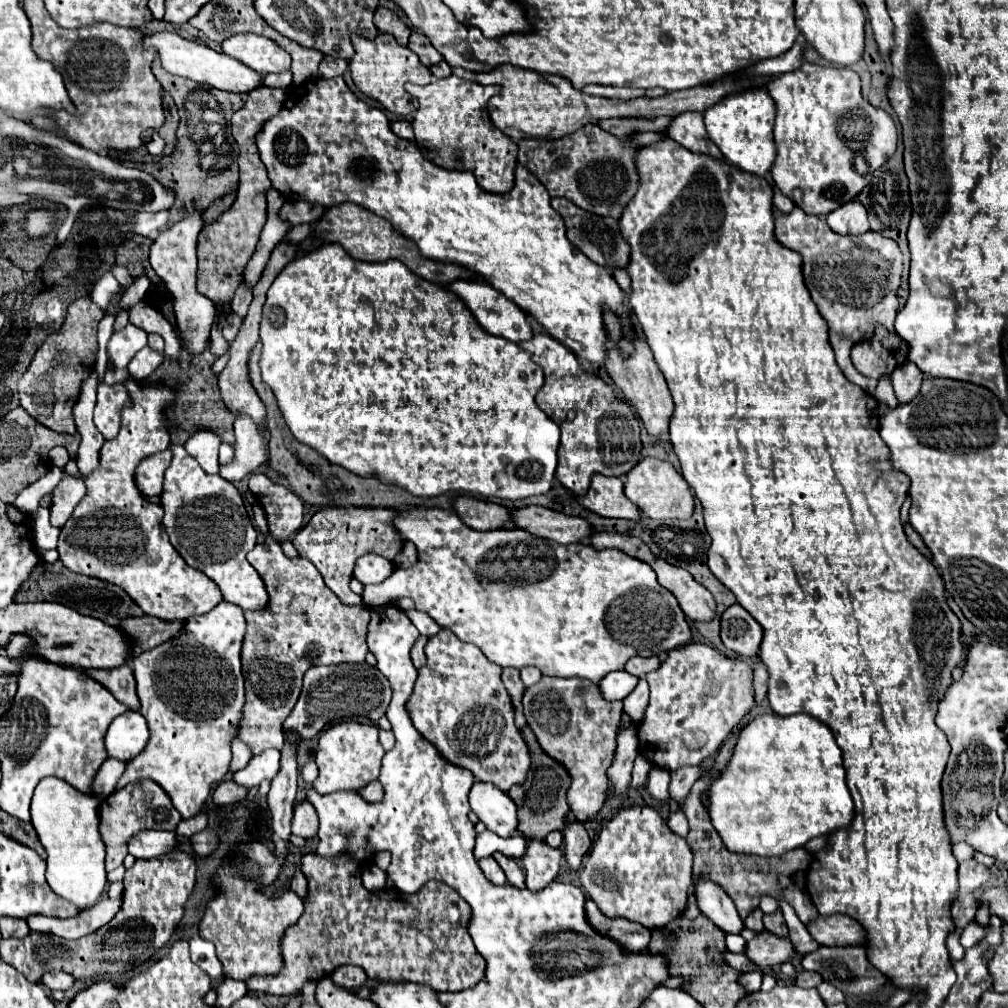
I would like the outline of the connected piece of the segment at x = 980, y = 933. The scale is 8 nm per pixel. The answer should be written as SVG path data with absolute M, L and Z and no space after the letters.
M970 921L970 925L960 933L960 943L964 949L974 947L980 943L980 939L986 939L990 925L978 925L976 921Z

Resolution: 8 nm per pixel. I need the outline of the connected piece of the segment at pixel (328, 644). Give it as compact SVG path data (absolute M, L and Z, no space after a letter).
M270 535L248 553L248 561L258 571L258 575L266 585L268 607L264 611L244 611L246 635L242 643L242 673L246 679L246 705L244 705L244 719L240 723L238 737L254 751L254 755L258 755L268 747L274 747L274 749L282 747L282 723L298 701L302 675L308 667L346 663L346 661L348 663L364 661L364 655L368 653L366 633L368 633L370 607L364 603L358 603L358 605L342 603L336 597L336 593L332 593L324 585L322 575L308 559L286 557L280 549L280 543Z

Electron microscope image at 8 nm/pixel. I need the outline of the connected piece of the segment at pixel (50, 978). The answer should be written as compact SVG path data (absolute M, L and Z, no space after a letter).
M50 971L48 975L42 975L42 983L48 987L48 989L60 989L60 991L66 991L72 987L74 983L74 977L64 973L64 971Z

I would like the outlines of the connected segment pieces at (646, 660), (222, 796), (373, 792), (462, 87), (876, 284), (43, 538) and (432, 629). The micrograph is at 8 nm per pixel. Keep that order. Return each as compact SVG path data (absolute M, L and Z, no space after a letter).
M654 655L654 657L632 657L628 659L628 663L624 665L624 671L628 671L630 675L636 675L636 677L644 677L648 671L656 671L660 667L660 659Z
M232 779L230 781L222 781L216 791L214 791L214 803L218 805L230 805L230 803L238 803L246 797L248 789L246 787L240 787L238 783L234 783Z
M372 781L370 785L366 785L366 787L362 787L360 791L358 791L366 801L370 801L370 803L376 803L376 801L382 801L382 797L384 797L384 791L382 791L382 785L378 783L378 781Z
M450 75L424 87L408 83L406 91L412 93L420 103L412 125L416 143L426 159L446 169L472 171L480 187L488 193L506 193L512 189L518 147L510 137L492 127L486 111L488 99L496 95L500 87L484 87L480 83L462 81L456 75Z
M794 207L792 213L776 219L774 237L780 241L780 245L798 251L802 257L804 283L828 325L828 341L834 349L838 367L848 381L874 395L876 383L862 383L862 375L850 361L850 349L866 335L872 335L872 323L884 323L890 331L894 331L894 317L898 313L896 291L902 275L900 249L892 239L886 239L874 231L864 235L836 235L824 219L806 215L798 207Z
M40 507L32 513L32 531L34 531L34 543L42 549L54 549L58 541L60 529L52 527L48 521L48 509Z
M410 609L410 611L404 611L408 615L408 619L416 625L416 629L420 631L420 635L426 635L426 637L432 637L434 633L440 631L438 623L428 619L428 615L424 615L422 611L416 611L416 609Z

